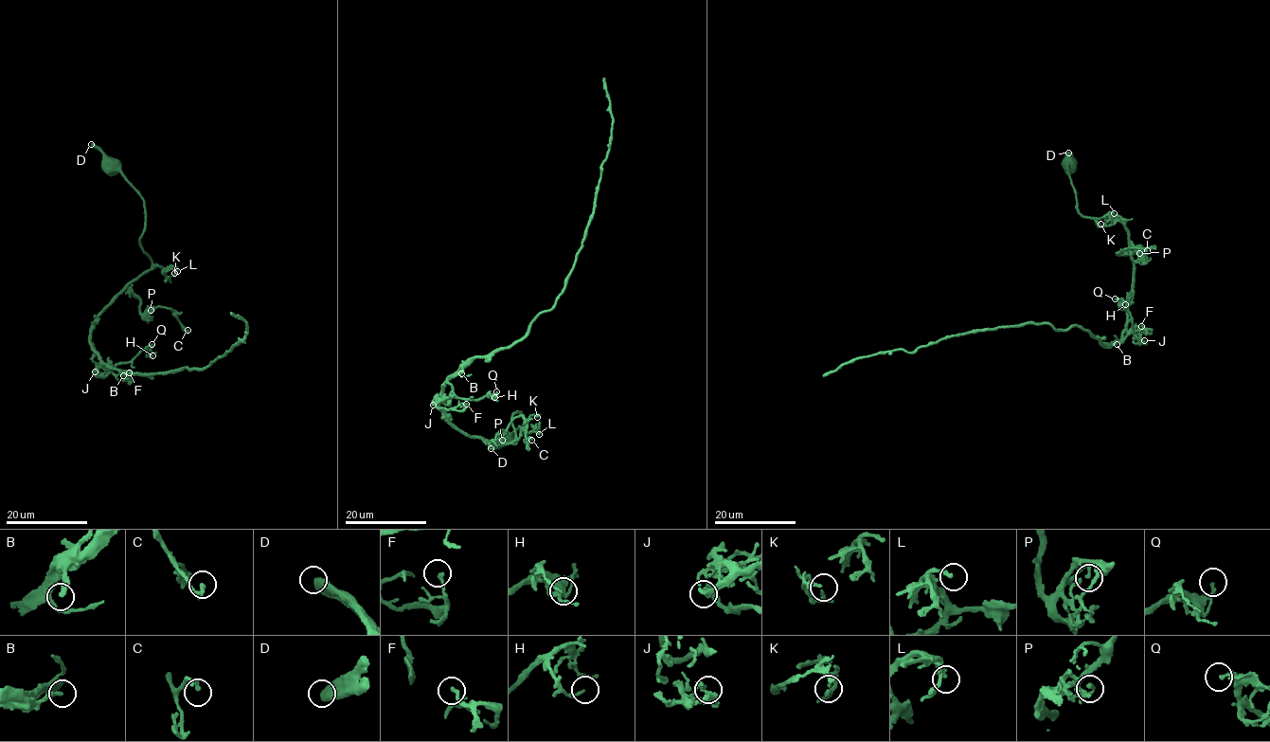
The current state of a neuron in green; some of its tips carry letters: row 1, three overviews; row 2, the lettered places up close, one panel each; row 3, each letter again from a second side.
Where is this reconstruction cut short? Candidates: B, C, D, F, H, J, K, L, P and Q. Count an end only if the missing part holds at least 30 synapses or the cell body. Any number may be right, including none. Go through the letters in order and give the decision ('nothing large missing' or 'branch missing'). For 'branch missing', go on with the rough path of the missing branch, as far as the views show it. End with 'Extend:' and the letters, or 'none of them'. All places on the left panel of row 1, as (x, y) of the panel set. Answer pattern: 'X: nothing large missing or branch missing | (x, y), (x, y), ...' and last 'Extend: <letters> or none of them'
B: nothing large missing
C: nothing large missing
D: nothing large missing
F: nothing large missing
H: nothing large missing
J: nothing large missing
K: nothing large missing
L: nothing large missing
P: nothing large missing
Q: nothing large missing
Extend: none of them

